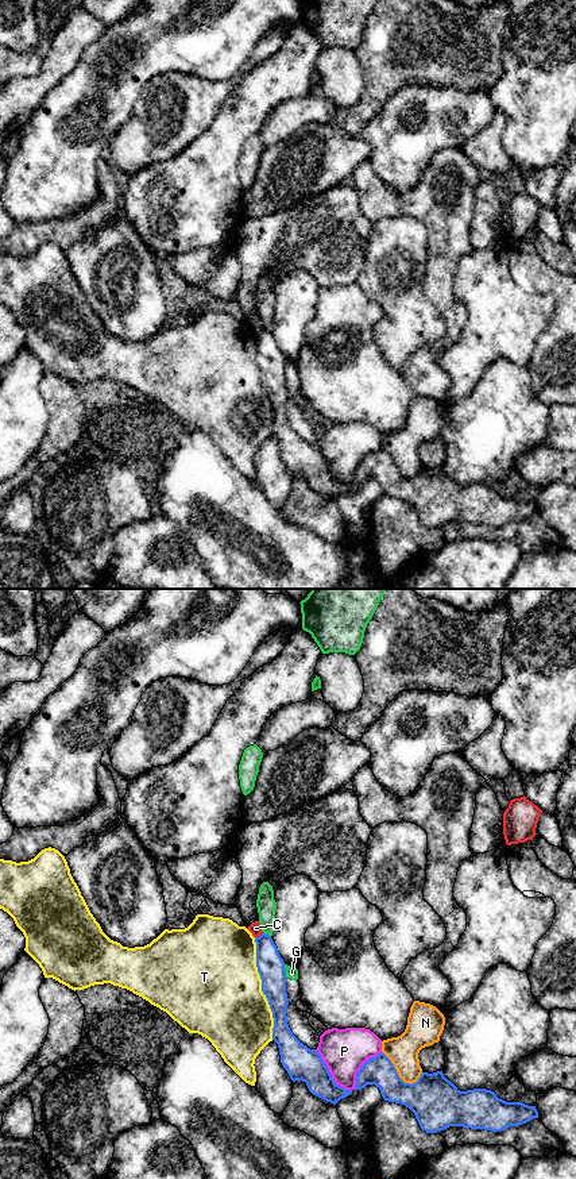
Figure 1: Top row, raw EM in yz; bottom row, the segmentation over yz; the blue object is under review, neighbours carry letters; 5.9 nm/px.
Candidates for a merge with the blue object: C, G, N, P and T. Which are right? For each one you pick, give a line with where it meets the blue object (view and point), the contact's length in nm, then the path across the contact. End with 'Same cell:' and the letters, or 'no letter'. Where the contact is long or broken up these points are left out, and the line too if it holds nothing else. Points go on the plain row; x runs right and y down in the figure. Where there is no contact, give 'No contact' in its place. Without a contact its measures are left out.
Same cell: no letter

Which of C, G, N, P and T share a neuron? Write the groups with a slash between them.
C / G / N / P / T

